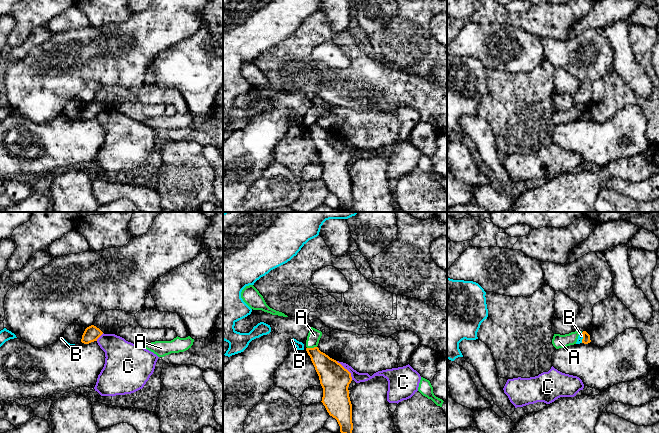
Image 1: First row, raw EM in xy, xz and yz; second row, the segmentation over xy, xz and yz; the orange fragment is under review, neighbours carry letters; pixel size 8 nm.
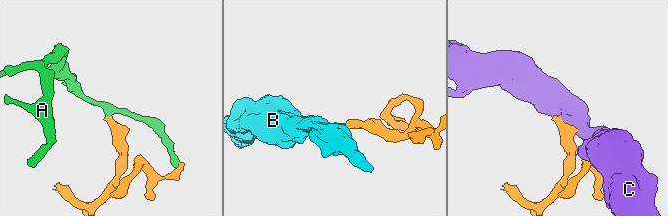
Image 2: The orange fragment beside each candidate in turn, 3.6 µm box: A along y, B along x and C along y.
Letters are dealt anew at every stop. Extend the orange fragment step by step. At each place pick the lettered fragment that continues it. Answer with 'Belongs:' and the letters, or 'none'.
Belongs: none

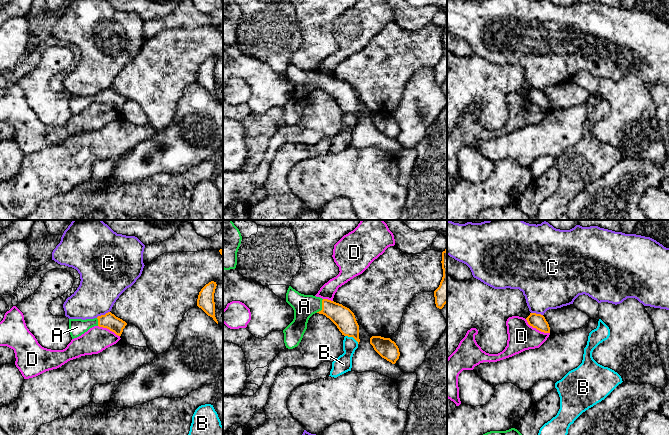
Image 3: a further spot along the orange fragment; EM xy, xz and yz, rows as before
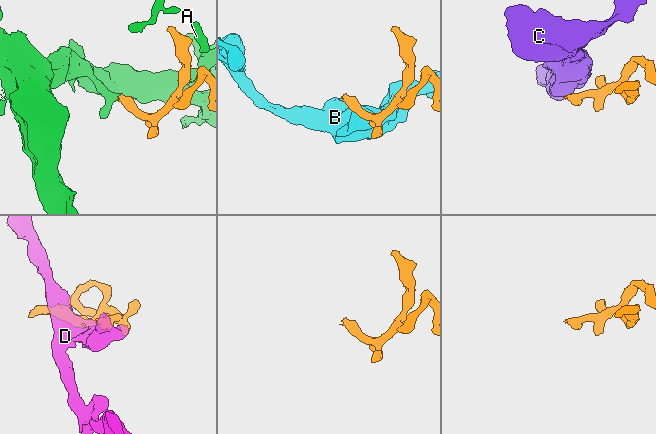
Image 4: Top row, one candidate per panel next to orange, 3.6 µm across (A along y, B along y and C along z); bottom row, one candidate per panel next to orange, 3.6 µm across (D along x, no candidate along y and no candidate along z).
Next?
Belongs: A

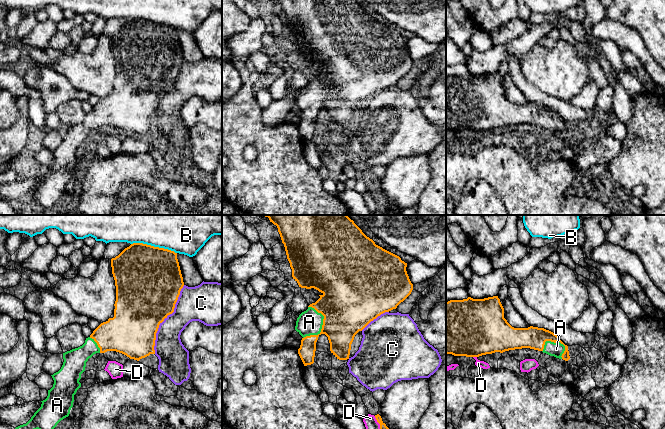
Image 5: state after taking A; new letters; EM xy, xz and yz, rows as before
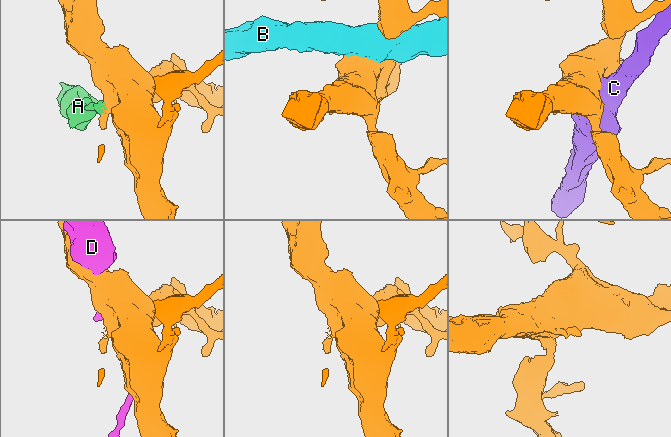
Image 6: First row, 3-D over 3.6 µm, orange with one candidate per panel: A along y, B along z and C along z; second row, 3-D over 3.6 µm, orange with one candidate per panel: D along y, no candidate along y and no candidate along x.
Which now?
Belongs: A

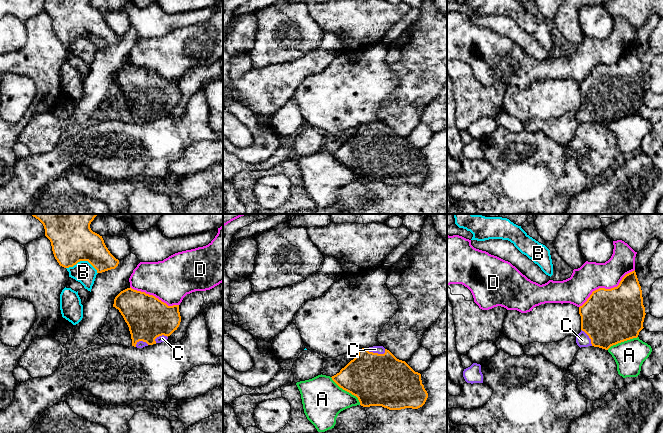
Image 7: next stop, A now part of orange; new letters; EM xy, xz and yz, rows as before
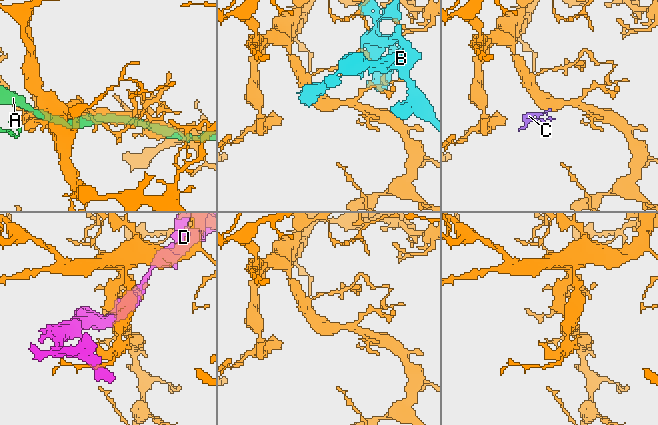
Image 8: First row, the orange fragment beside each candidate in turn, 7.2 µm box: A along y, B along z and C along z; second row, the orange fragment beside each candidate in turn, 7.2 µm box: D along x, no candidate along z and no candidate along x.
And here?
Belongs: C

